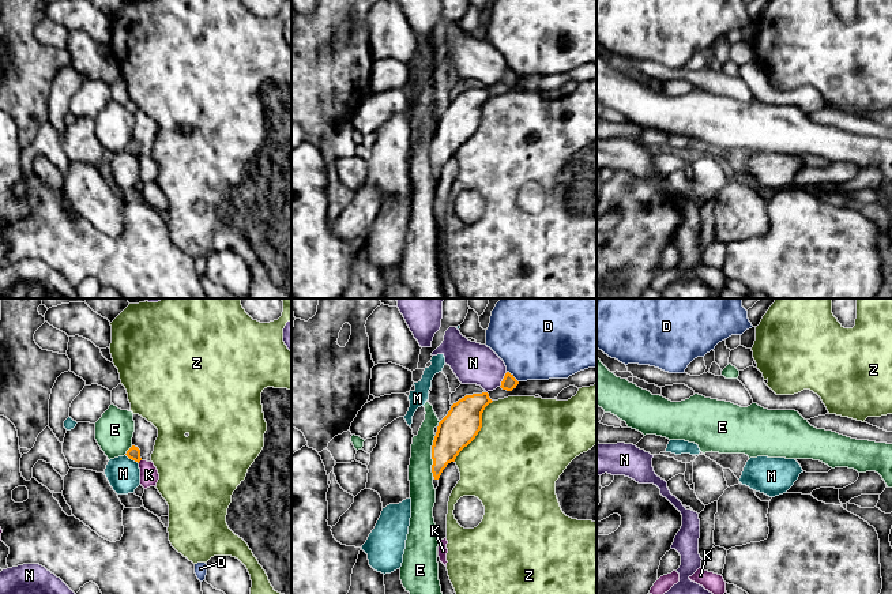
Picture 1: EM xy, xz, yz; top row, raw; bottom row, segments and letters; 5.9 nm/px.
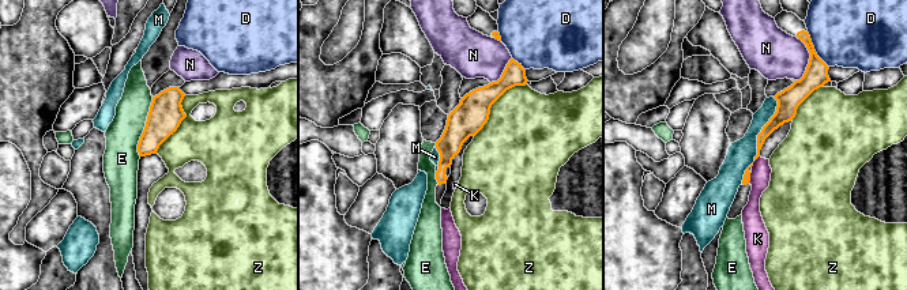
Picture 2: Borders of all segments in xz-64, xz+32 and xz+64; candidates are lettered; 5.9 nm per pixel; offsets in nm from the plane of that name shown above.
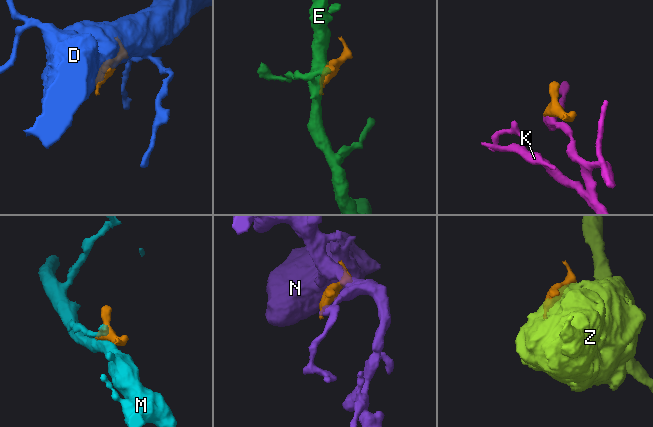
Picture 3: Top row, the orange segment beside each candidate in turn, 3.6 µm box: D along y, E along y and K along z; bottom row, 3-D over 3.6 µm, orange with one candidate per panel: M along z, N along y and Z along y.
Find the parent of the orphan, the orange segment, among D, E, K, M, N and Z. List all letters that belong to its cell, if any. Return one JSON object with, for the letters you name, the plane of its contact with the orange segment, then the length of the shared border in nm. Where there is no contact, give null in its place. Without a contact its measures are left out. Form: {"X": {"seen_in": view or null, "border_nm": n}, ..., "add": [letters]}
{"add": []}

